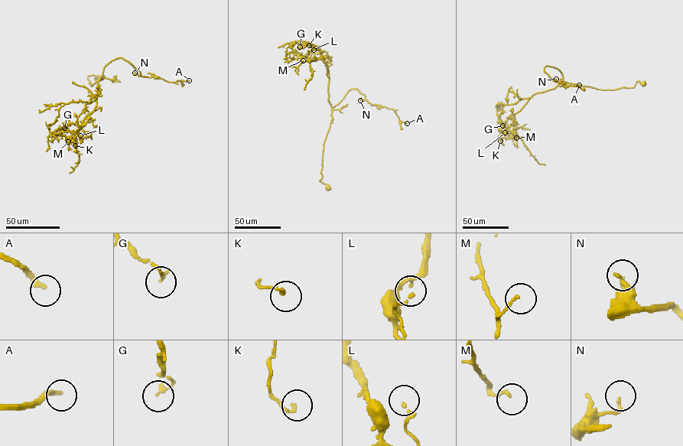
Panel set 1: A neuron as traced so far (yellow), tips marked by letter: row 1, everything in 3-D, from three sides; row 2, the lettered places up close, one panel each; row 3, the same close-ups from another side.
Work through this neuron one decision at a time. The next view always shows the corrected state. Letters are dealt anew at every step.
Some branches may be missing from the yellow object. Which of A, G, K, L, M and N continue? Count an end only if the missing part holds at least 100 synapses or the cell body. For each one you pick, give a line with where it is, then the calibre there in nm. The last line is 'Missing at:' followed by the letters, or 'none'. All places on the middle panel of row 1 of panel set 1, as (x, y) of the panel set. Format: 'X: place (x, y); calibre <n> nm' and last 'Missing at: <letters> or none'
A: place (407, 123); calibre 200 nm
Missing at: A

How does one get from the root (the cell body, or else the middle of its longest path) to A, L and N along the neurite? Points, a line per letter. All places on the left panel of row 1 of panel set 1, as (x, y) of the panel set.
A: (96, 77), (87, 76), (90, 86), (102, 78), (106, 64), (121, 57), (141, 76), (169, 82), (189, 80)
L: (96, 77), (87, 76), (92, 86), (102, 78), (97, 83), (96, 105), (78, 131), (80, 135)
N: (96, 77), (87, 76), (90, 86), (102, 78), (106, 64), (119, 57), (128, 61), (141, 75), (134, 73)

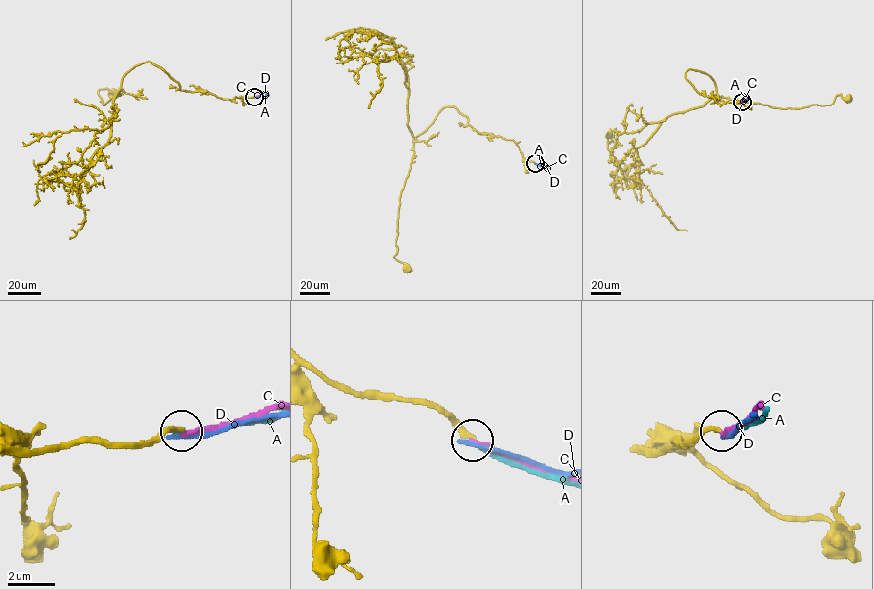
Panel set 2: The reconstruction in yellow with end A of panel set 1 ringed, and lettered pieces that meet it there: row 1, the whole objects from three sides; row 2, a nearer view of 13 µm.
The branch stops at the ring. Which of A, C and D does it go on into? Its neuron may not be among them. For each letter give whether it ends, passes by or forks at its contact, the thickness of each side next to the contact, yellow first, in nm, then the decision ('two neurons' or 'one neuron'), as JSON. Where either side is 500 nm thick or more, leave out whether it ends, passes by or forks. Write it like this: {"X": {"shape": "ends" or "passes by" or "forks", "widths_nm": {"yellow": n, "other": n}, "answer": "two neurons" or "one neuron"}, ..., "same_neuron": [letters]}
{"A": {"shape": "ends", "widths_nm": {"yellow": 220, "other": 180}, "answer": "two neurons"}, "C": {"shape": "ends", "widths_nm": {"yellow": 220, "other": 180}, "answer": "two neurons"}, "D": {"shape": "ends", "widths_nm": {"yellow": 240, "other": 190}, "answer": "two neurons"}, "same_neuron": []}

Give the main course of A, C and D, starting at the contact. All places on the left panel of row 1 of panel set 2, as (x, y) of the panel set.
A: (254, 97), (266, 93)
C: (254, 97), (268, 94)
D: (254, 97), (268, 95)

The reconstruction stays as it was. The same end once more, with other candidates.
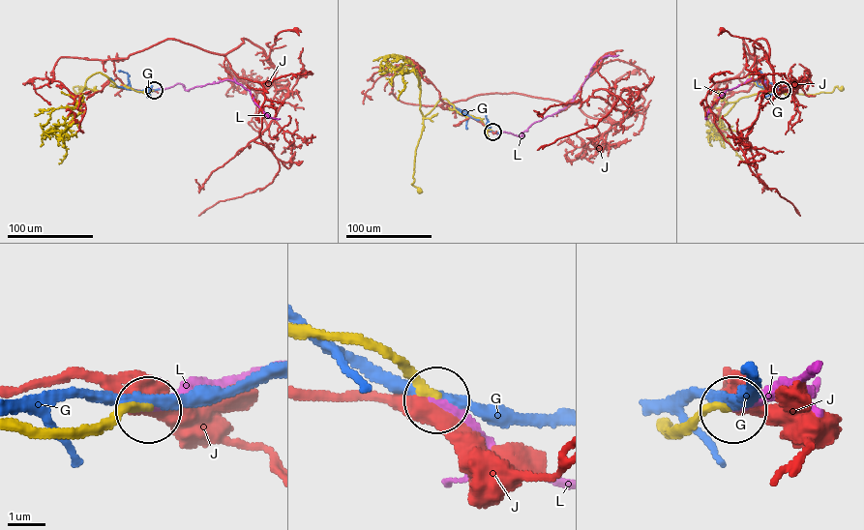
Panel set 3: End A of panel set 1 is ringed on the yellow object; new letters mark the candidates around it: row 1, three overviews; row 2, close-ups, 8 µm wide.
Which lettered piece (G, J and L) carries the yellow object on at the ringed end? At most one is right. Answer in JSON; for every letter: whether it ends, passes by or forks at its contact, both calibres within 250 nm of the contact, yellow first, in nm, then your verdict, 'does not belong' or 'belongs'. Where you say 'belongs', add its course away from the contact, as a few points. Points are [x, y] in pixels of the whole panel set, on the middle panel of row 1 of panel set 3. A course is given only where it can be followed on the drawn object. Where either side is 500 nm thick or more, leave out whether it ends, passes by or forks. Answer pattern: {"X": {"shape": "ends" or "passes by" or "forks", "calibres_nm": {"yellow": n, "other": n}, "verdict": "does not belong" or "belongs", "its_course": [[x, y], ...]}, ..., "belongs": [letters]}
{"G": {"shape": "passes by", "calibres_nm": {"yellow": 240, "other": 280}, "verdict": "does not belong"}, "J": {"calibres_nm": {"yellow": 240, "other": 500}, "verdict": "does not belong"}, "L": {"shape": "ends", "calibres_nm": {"yellow": 220, "other": 220}, "verdict": "belongs", "its_course": [[492, 131], [521, 136], [532, 124], [563, 109], [573, 100], [594, 63], [607, 55], [618, 55]]}, "belongs": ["L"]}

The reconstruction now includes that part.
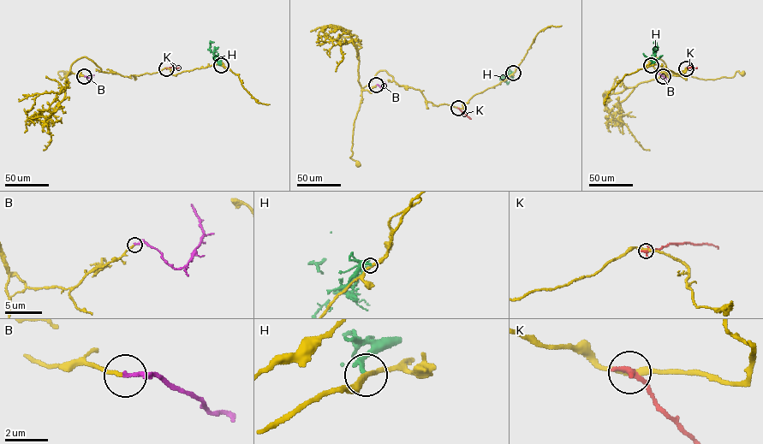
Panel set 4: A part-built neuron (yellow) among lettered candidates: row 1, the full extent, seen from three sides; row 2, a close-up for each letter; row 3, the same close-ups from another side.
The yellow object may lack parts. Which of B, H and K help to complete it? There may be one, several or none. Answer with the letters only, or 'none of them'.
B

